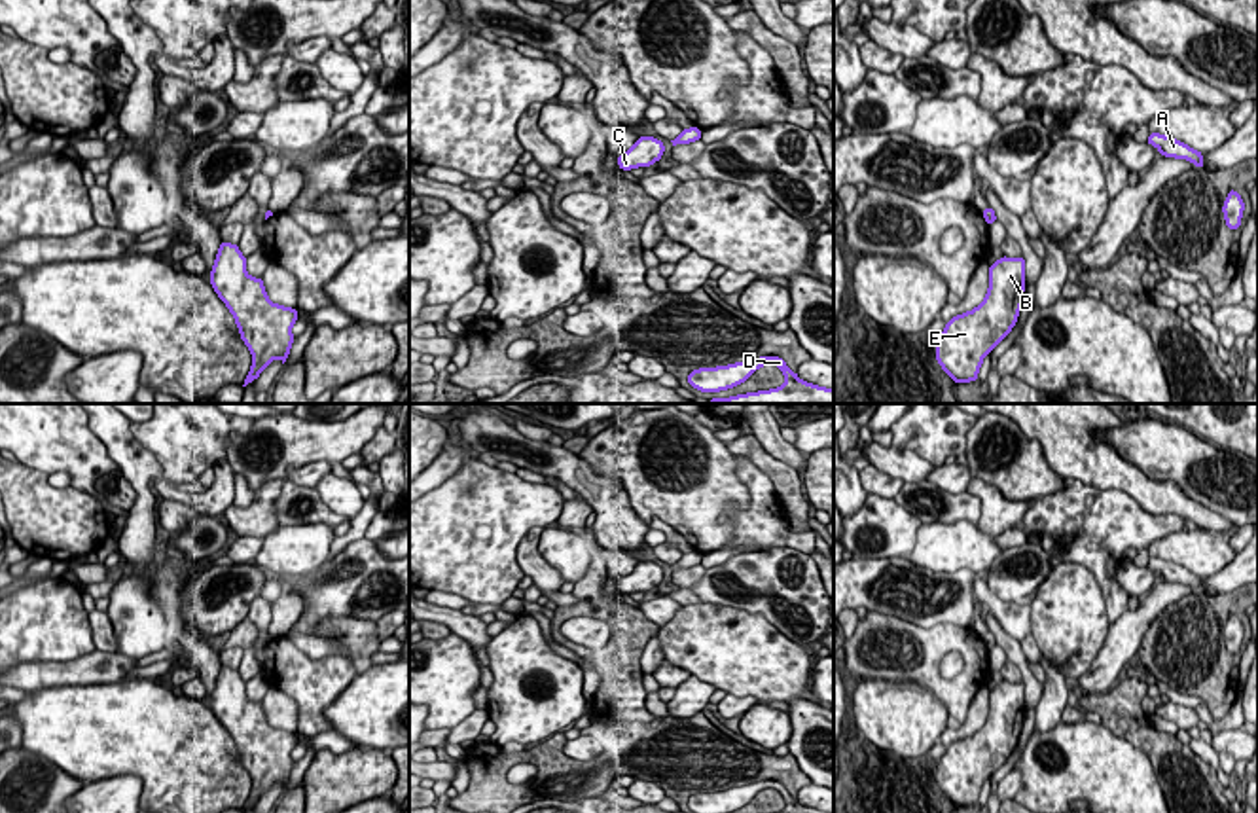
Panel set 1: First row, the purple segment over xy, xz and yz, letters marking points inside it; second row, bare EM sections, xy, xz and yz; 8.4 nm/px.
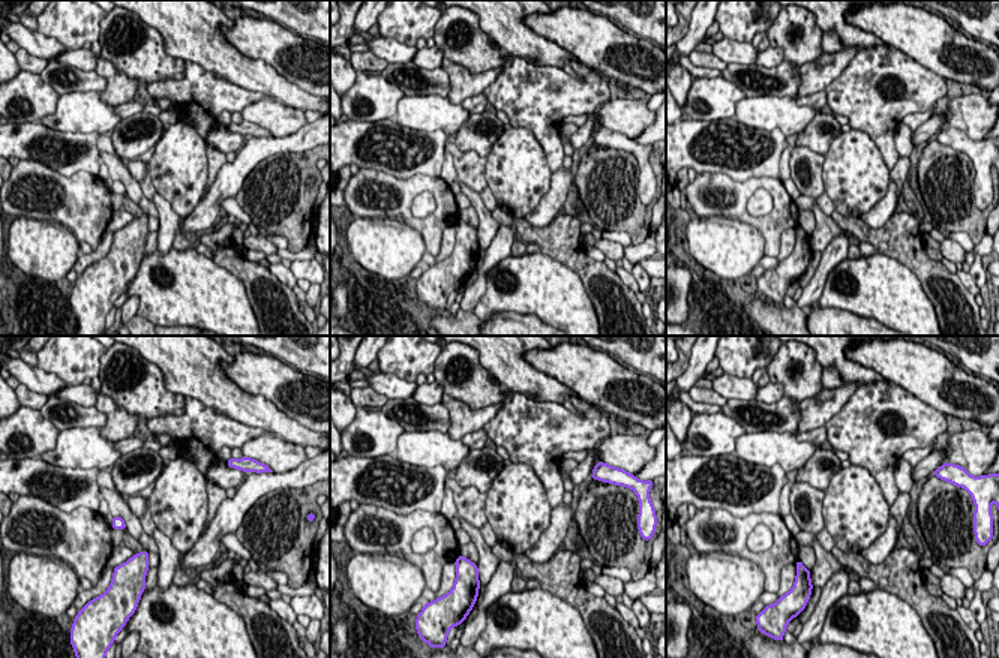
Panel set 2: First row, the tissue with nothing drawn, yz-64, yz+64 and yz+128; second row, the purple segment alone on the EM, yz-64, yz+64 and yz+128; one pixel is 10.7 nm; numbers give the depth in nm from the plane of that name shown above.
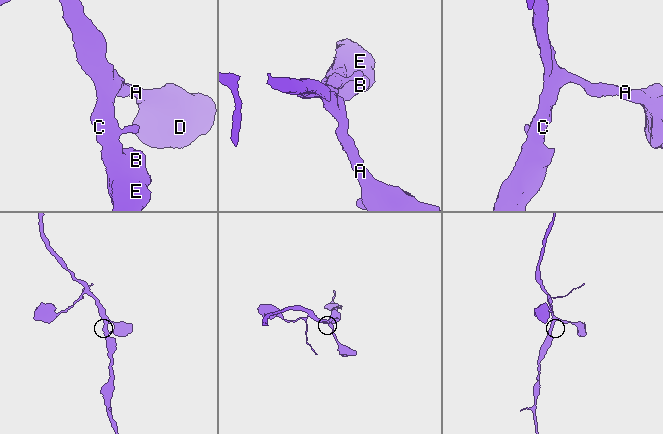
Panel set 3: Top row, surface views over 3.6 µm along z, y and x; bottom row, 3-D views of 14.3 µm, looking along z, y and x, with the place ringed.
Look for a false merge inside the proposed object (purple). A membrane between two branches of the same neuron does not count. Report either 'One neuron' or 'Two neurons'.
One neuron

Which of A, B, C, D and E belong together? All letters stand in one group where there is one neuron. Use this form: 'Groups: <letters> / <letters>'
Groups: A B C D E

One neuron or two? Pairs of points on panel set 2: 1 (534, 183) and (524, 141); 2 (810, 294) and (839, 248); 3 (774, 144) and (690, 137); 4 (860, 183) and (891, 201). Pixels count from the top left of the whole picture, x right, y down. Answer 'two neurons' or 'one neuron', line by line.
1: one neuron
2: one neuron
3: one neuron
4: two neurons

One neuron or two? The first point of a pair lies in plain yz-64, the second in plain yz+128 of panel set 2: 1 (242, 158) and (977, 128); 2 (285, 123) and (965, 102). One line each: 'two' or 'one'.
1: two
2: one

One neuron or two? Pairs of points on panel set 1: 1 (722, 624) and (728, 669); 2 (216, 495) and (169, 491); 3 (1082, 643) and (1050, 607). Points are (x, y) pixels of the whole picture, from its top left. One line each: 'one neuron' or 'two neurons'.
1: one neuron
2: one neuron
3: one neuron

